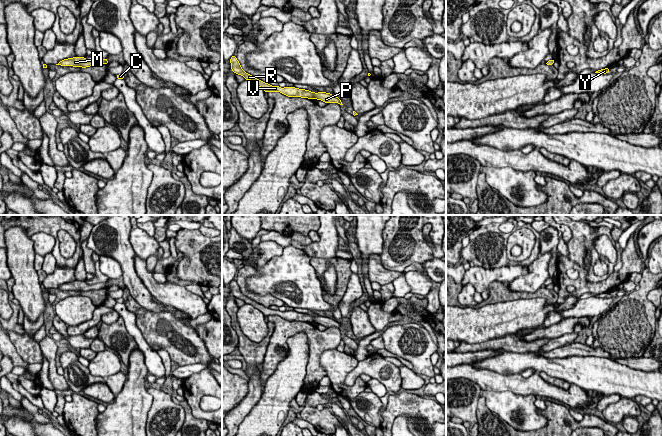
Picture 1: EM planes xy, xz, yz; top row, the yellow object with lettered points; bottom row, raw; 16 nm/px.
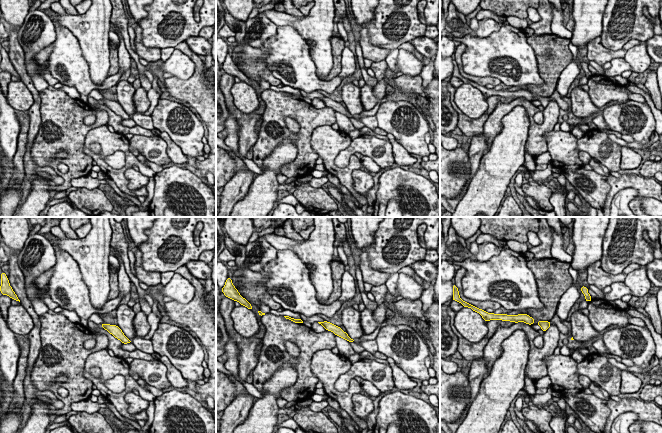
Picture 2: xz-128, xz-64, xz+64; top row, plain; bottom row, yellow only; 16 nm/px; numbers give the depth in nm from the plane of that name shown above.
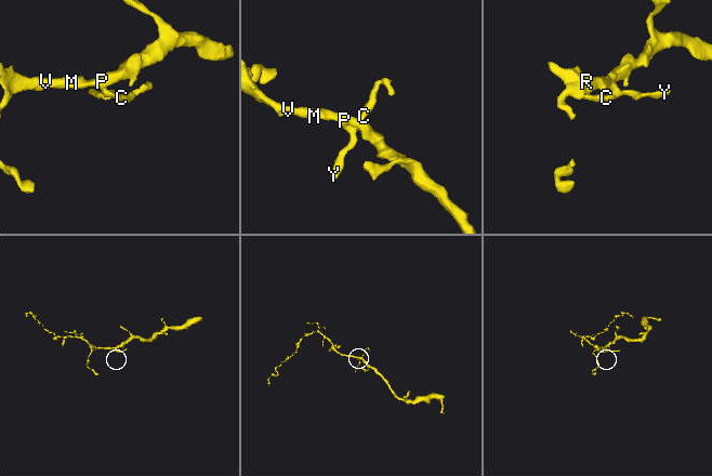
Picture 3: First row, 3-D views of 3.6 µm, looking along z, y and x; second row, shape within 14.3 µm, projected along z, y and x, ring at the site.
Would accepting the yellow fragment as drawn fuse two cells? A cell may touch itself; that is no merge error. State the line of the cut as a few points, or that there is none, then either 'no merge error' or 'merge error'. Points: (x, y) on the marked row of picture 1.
no cut | no merge error

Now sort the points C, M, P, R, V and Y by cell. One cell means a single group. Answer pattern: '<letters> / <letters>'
C M P R V Y

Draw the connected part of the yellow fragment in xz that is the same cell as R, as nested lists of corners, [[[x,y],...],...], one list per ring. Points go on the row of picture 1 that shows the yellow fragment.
[[[234,55],[230,58],[230,63],[231,63],[232,72],[243,76],[245,78],[245,80],[251,80],[252,82],[257,84],[259,87],[261,87],[265,93],[270,92],[270,91],[280,92],[281,94],[284,94],[288,97],[301,97],[301,98],[308,98],[308,99],[312,99],[312,100],[315,98],[315,99],[321,100],[327,104],[338,103],[340,105],[343,105],[342,101],[338,97],[336,97],[330,93],[326,93],[326,92],[315,93],[315,92],[311,92],[309,90],[295,88],[294,86],[281,88],[279,86],[272,86],[269,83],[265,83],[265,82],[253,77],[252,75],[246,73],[242,69],[239,61],[237,60],[237,57]]]

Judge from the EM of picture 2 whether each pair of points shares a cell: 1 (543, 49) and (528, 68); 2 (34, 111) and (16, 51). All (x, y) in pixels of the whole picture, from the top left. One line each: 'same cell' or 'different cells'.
1: different cells
2: same cell

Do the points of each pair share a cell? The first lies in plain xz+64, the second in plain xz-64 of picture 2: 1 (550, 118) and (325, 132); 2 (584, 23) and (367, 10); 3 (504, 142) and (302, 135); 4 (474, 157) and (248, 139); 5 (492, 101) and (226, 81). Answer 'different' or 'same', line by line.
1: different
2: same
3: different
4: different
5: same

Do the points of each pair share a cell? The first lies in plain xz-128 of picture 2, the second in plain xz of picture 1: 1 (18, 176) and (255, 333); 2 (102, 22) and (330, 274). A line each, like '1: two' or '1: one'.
1: two
2: one

